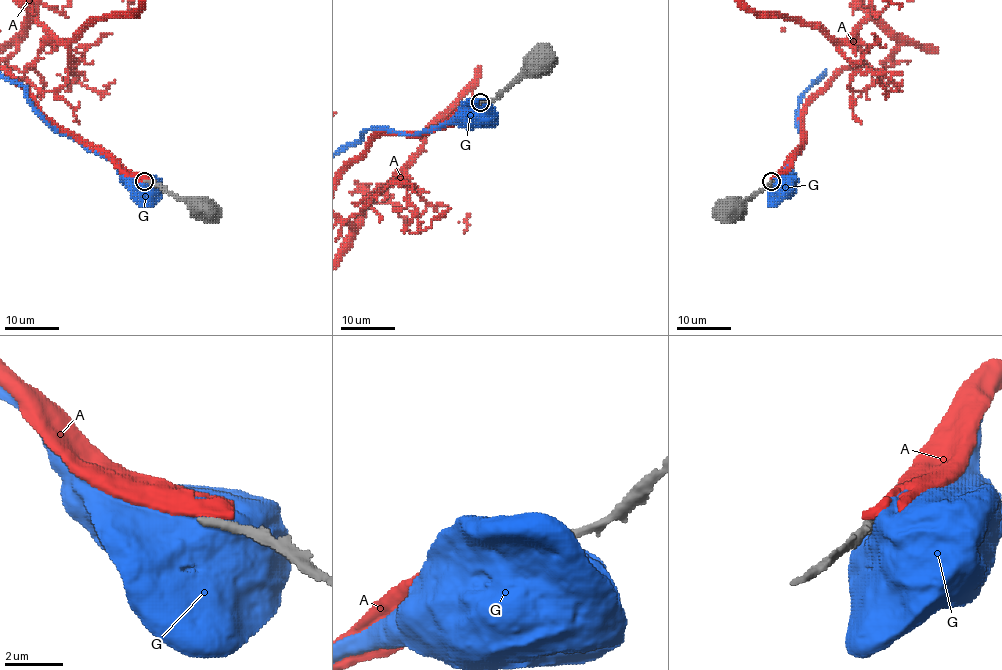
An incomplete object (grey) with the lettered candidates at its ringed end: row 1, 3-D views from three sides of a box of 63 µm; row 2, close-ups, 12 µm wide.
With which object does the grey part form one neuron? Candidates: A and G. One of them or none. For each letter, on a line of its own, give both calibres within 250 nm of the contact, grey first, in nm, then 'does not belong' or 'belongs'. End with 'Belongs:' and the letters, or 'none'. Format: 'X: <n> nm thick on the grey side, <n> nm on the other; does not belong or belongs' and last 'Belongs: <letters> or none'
A: 380 nm thick on the grey side, 480 nm on the other; does not belong
G: 360 nm thick on the grey side, 1100 nm on the other; does not belong
Belongs: none

